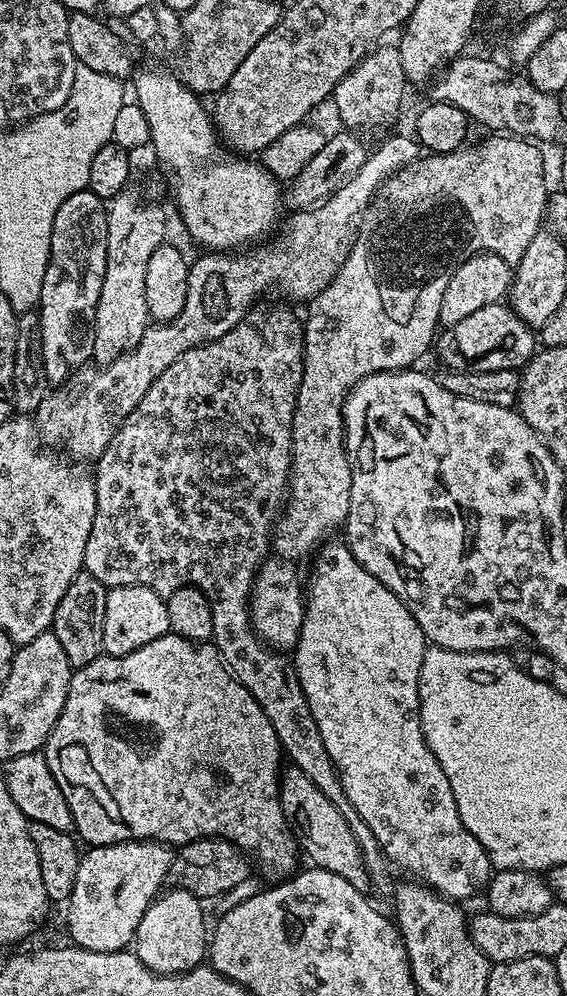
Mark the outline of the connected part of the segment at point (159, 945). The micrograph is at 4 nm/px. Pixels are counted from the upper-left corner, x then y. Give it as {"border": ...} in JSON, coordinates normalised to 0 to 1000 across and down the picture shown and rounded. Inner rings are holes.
{"border":[[[316,890],[284,895],[270,904],[250,926],[243,926],[236,955],[240,961],[266,976],[314,978],[332,976],[362,967],[370,952],[370,932],[360,929],[360,912],[353,901],[335,898]],[[303,895],[303,896],[296,896]]]}

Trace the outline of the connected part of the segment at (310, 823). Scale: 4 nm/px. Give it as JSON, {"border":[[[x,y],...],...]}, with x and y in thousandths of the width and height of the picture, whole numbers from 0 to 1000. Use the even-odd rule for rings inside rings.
{"border":[[[520,769],[499,772],[494,780],[494,804],[503,820],[511,821],[513,830],[526,844],[527,850],[545,859],[556,870],[575,873],[582,878],[596,878],[596,882],[610,882],[624,894],[647,897],[656,892],[656,884],[649,880],[649,870],[642,864],[638,853],[617,829],[610,827],[610,821],[603,821],[603,813],[533,777]]]}

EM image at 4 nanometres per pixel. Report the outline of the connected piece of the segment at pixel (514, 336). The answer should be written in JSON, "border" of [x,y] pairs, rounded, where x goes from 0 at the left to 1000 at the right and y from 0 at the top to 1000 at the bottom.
{"border":[[[889,303],[850,307],[850,311],[836,311],[836,315],[815,319],[815,323],[788,326],[774,334],[765,345],[765,353],[776,356],[778,363],[785,365],[781,368],[799,373],[855,373],[857,371],[899,371],[901,369],[917,371],[945,356],[947,352],[947,334],[933,329],[928,323],[921,323],[910,312]]]}

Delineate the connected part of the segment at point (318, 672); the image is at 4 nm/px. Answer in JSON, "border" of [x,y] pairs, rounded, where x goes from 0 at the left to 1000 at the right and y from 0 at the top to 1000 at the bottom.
{"border":[[[573,545],[556,555],[554,565],[549,567],[549,570],[552,569],[550,583],[541,583],[540,586],[540,605],[529,644],[522,646],[519,652],[522,676],[533,685],[540,705],[547,705],[547,717],[554,717],[554,725],[561,725],[561,737],[568,737],[568,746],[575,749],[575,757],[582,757],[586,767],[600,776],[603,793],[610,797],[610,801],[617,801],[617,809],[624,809],[624,813],[631,813],[631,817],[638,817],[638,825],[646,825],[646,829],[653,829],[660,841],[668,845],[672,853],[686,864],[697,870],[700,867],[709,874],[721,876],[727,879],[721,881],[728,885],[753,888],[755,891],[764,892],[776,899],[790,901],[792,904],[820,906],[818,904],[829,903],[845,892],[848,895],[859,889],[861,885],[868,883],[871,872],[850,845],[843,845],[843,841],[836,841],[836,837],[829,837],[829,833],[822,833],[822,829],[815,829],[815,821],[808,817],[808,809],[801,805],[801,793],[794,793],[794,781],[787,781],[772,761],[762,756],[758,749],[751,749],[751,741],[744,737],[741,698],[737,697],[737,677],[744,677],[744,661],[751,650],[744,629],[737,629],[730,616],[723,616],[720,609],[688,591],[674,588],[674,584],[667,584],[667,580],[660,580],[660,576],[653,576],[653,572],[646,572],[628,563],[612,545],[586,545]]]}

